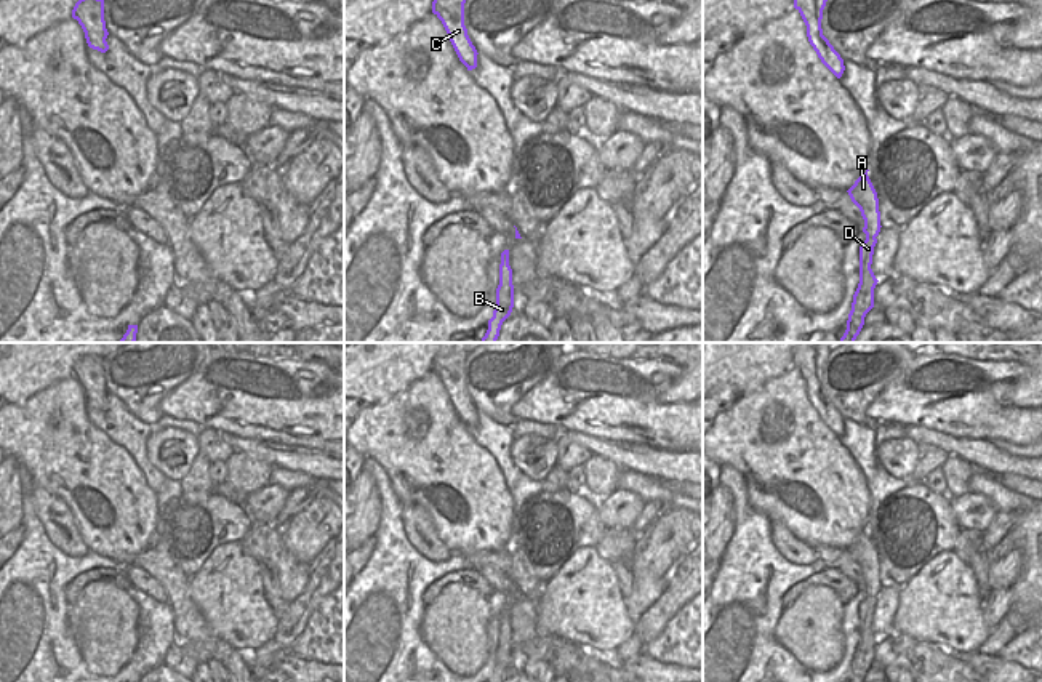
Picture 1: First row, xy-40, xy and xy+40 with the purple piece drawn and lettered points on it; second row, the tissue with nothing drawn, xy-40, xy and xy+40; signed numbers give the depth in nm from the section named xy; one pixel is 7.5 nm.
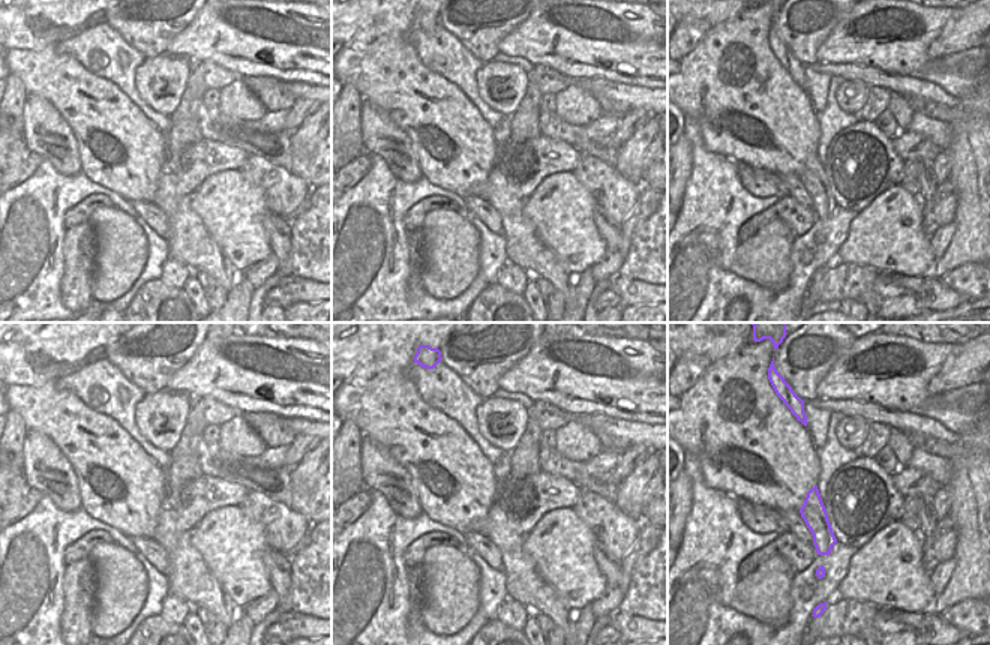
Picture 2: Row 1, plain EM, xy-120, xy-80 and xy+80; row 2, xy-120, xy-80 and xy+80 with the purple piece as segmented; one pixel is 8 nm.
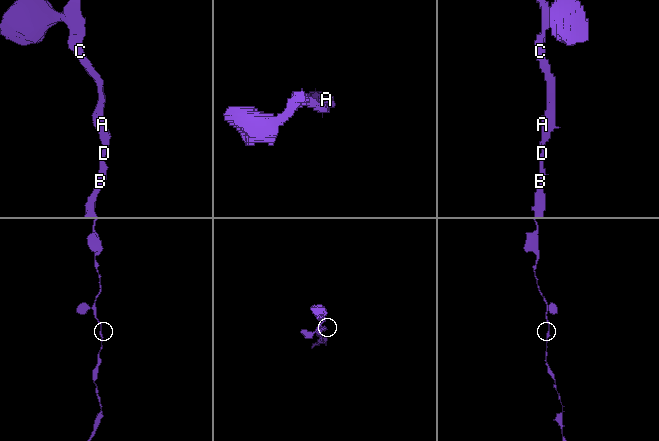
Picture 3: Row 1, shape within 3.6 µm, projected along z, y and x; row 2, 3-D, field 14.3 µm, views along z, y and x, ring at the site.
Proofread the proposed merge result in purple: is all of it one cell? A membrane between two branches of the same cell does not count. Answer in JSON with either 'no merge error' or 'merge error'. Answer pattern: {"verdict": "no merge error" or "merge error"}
{"verdict": "no merge error"}

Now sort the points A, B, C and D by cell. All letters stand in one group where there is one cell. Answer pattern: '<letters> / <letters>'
A B C D

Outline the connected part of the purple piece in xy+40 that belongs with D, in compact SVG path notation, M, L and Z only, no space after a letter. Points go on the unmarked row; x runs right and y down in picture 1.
M866 528L855 543L847 549L852 560L860 567L864 578L863 591L866 599L860 605L860 642L853 653L852 669L847 682L864 682L866 672L874 666L874 647L877 637L871 628L874 605L880 591L880 570L877 551Z

